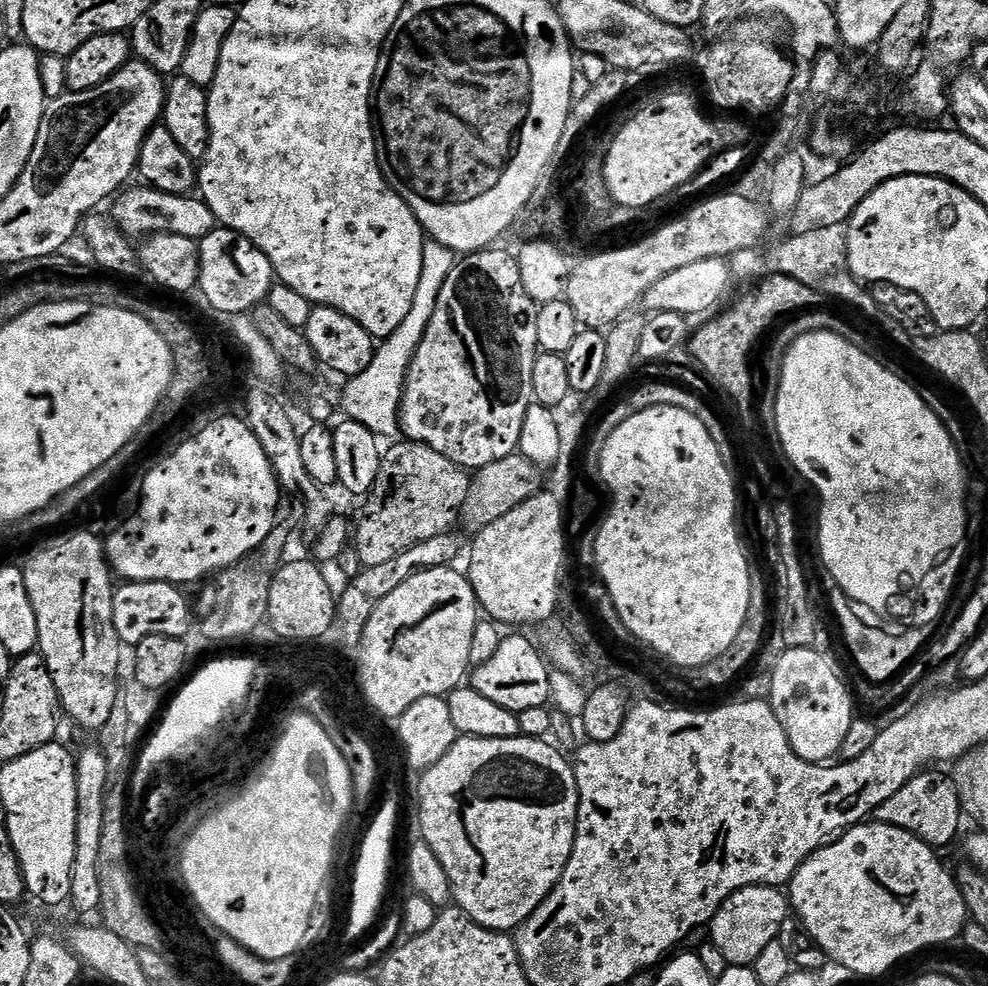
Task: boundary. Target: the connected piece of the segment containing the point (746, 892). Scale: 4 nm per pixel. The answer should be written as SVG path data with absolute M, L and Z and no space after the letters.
M751 884L748 888L735 892L716 912L710 925L710 940L718 946L718 950L722 950L722 954L726 954L729 965L755 965L758 954L762 954L770 942L778 939L780 931L790 920L790 900L782 893L780 888Z

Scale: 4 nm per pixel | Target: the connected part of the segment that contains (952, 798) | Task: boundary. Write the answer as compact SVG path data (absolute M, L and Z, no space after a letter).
M936 770L921 771L898 794L893 794L878 806L874 816L879 823L889 824L906 830L918 839L924 840L931 848L943 850L960 832L960 795L956 789L955 779L951 775L943 776Z

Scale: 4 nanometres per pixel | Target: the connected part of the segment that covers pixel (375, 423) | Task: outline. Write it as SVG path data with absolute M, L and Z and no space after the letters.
M431 238L425 239L424 253L422 254L422 278L418 278L418 290L414 293L414 306L410 306L410 314L406 314L406 318L402 321L402 326L398 326L398 330L394 330L394 334L383 337L379 341L370 366L366 366L366 370L362 370L362 374L351 377L345 383L348 385L344 388L343 415L347 419L369 428L377 438L397 435L398 421L400 419L400 403L402 402L402 394L404 393L406 374L410 370L410 362L422 342L422 336L426 334L426 328L430 326L430 318L434 318L434 308L438 306L438 294L442 294L442 286L445 285L446 278L450 278L450 270L454 270L457 259L457 253L451 252L446 246L442 246L442 242Z

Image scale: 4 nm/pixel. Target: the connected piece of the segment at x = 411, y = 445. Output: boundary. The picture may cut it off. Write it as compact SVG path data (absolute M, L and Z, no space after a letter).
M405 439L403 443L394 445L389 452L387 449L381 455L378 478L367 501L368 513L361 518L360 525L357 528L355 525L354 528L354 547L364 568L383 565L427 539L451 533L456 528L456 519L459 516L461 519L462 513L468 507L468 501L472 498L474 480L465 469L450 462L450 458L445 458L443 454L438 454L438 450L430 450L430 446L416 444L410 439Z

